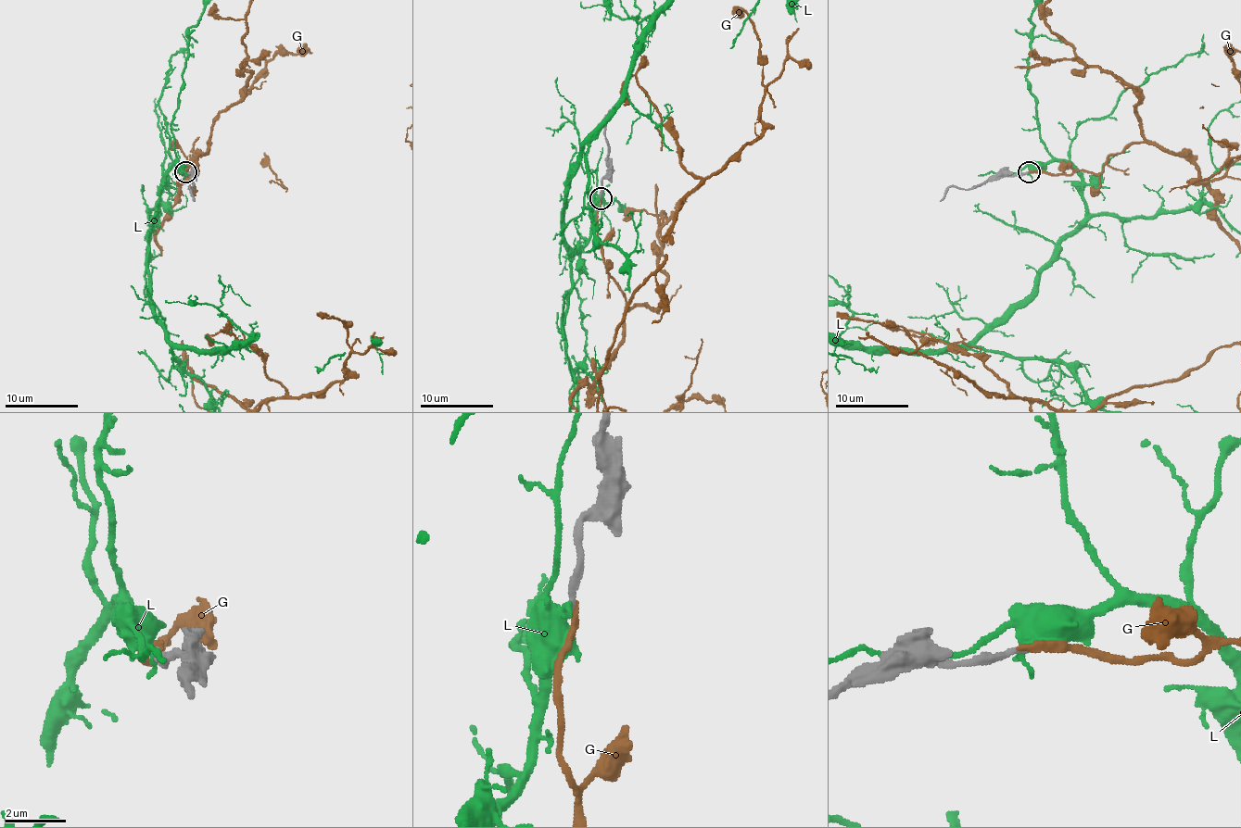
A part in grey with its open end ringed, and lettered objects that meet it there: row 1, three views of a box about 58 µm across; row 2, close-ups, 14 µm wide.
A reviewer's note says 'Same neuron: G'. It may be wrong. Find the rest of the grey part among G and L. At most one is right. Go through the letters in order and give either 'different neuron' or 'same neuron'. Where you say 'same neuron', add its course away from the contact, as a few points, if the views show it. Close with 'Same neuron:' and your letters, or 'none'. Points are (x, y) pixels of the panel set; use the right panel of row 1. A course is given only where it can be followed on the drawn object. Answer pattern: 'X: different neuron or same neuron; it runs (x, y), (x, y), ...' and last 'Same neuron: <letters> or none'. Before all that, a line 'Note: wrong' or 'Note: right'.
Note: right
G: same neuron
L: different neuron
Same neuron: G

